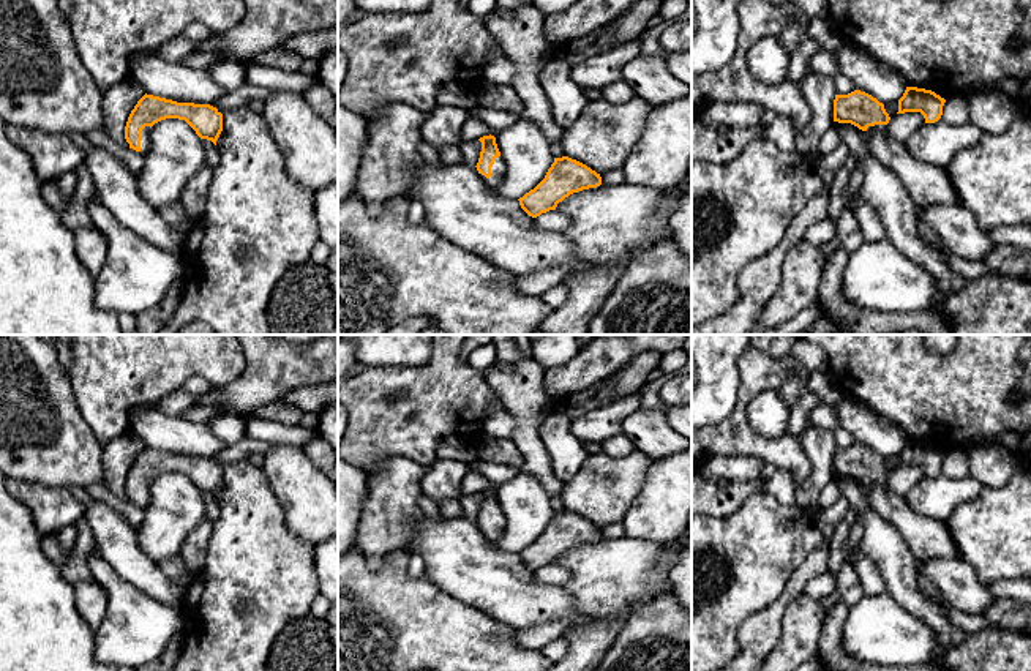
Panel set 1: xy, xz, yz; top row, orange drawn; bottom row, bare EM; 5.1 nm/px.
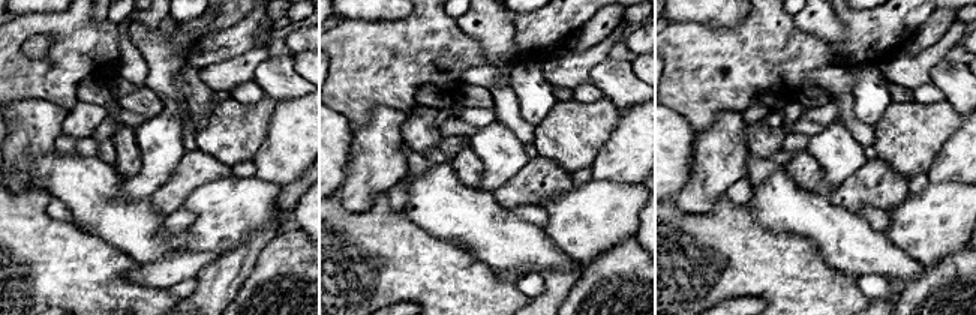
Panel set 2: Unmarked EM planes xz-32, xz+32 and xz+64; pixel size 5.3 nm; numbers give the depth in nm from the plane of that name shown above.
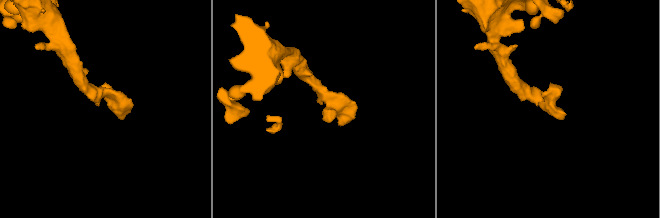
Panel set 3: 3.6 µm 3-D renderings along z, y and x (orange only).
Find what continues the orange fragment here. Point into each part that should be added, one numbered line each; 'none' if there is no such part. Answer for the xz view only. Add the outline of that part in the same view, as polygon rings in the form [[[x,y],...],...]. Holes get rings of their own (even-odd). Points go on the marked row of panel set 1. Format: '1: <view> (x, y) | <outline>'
1: xz (499, 168) | [[[497,156],[494,159],[494,164],[491,167],[491,177],[486,178],[485,175],[480,174],[480,177],[483,178],[483,182],[489,186],[489,188],[494,188],[497,185],[501,185],[505,178],[505,174],[507,174],[507,164],[504,161],[502,156]]]

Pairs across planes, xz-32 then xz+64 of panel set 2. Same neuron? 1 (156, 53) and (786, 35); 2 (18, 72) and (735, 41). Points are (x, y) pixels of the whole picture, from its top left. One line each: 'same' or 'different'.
1: different
2: same

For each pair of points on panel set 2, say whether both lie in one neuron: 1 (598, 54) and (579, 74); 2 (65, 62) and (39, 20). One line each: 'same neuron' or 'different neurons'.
1: same neuron
2: same neuron

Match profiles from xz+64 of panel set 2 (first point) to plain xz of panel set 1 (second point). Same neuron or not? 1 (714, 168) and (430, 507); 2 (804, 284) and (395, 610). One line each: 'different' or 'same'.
1: different
2: same

